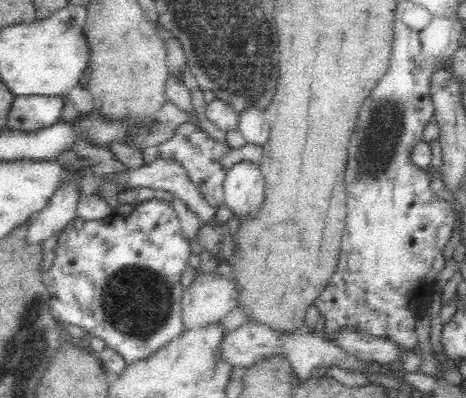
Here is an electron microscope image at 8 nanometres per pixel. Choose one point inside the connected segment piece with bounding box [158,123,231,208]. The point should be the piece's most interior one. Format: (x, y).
(198, 152)

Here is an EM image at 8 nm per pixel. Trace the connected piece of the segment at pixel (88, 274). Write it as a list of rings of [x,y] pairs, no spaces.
[[[153,197],[136,203],[128,214],[117,214],[114,211],[109,216],[102,216],[102,220],[86,220],[86,222],[80,217],[75,217],[64,230],[64,235],[62,235],[62,239],[56,246],[56,258],[54,258],[50,268],[44,272],[45,284],[50,288],[50,293],[52,293],[50,306],[52,315],[56,317],[56,320],[84,328],[90,336],[98,336],[98,338],[106,342],[107,347],[116,350],[116,353],[122,354],[122,357],[126,357],[128,363],[150,356],[152,352],[156,352],[162,346],[166,346],[166,343],[172,337],[178,336],[178,333],[185,327],[184,309],[182,308],[185,287],[182,285],[181,280],[183,270],[189,262],[188,257],[191,254],[191,250],[189,240],[182,233],[179,218],[170,202],[157,200]]]

